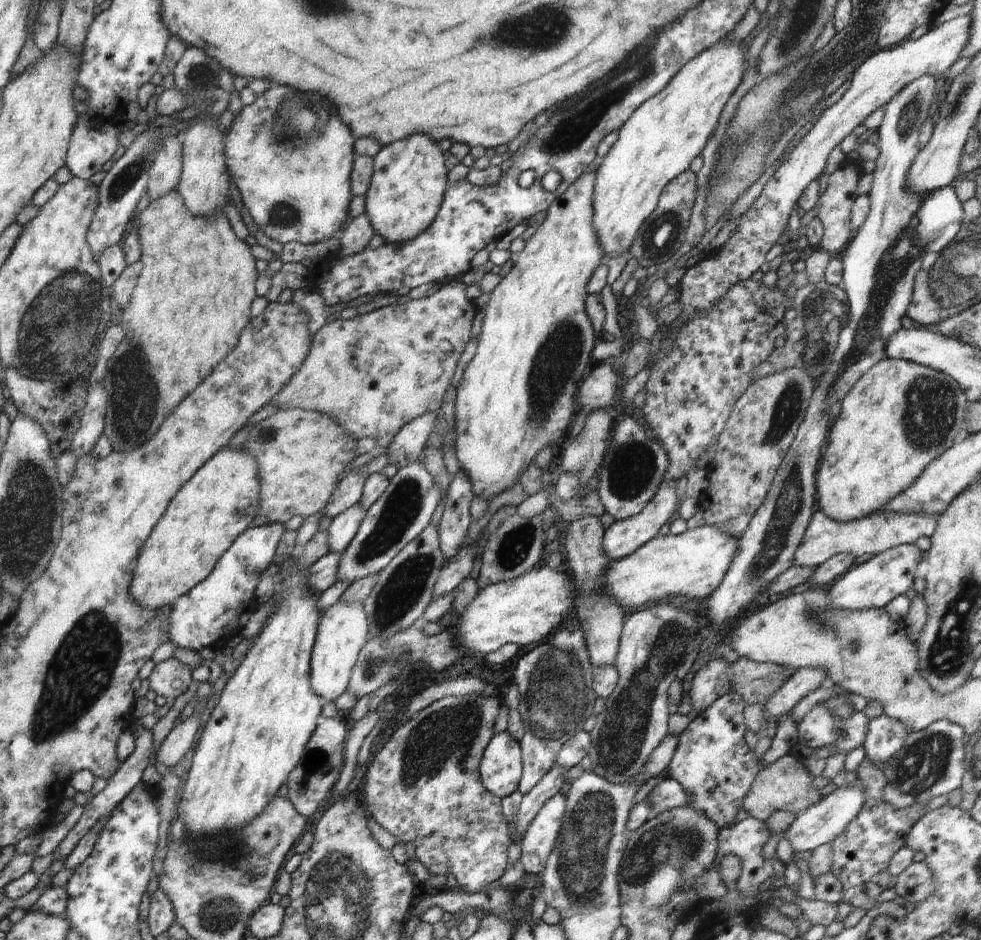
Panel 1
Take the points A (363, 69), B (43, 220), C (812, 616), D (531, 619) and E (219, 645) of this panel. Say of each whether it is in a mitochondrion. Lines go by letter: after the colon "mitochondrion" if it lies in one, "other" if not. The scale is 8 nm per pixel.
A: other
B: other
C: mitochondrion
D: other
E: other

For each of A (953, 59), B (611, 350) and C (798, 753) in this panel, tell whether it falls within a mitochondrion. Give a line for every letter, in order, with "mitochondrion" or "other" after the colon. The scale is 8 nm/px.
A: other
B: other
C: other

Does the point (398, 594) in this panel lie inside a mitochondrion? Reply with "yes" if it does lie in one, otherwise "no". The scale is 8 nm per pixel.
yes

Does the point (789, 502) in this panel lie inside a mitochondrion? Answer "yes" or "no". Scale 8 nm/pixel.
yes

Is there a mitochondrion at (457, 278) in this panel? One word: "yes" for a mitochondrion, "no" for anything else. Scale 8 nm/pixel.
no

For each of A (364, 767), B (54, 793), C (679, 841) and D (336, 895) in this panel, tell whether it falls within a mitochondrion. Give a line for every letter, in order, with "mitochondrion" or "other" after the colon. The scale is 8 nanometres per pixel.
A: other
B: other
C: mitochondrion
D: mitochondrion

